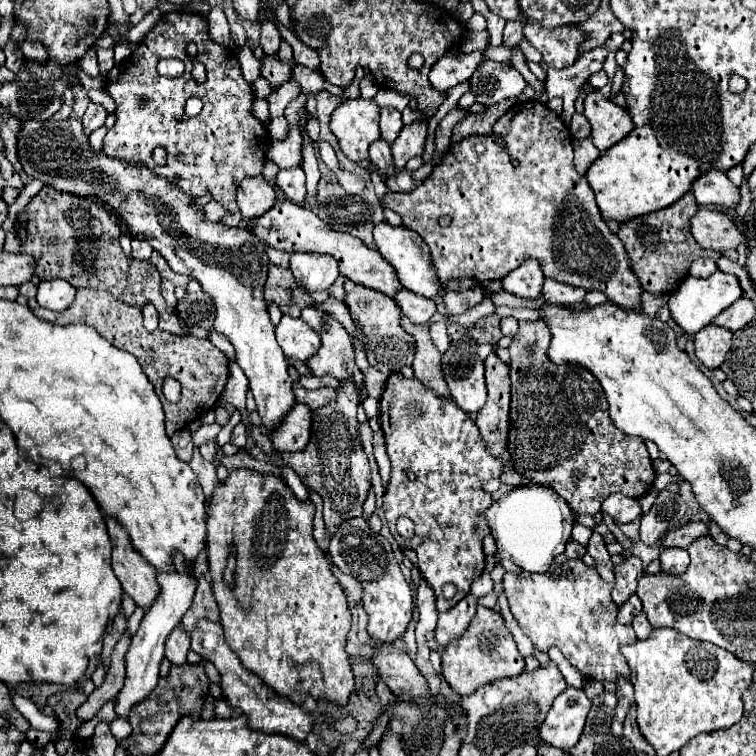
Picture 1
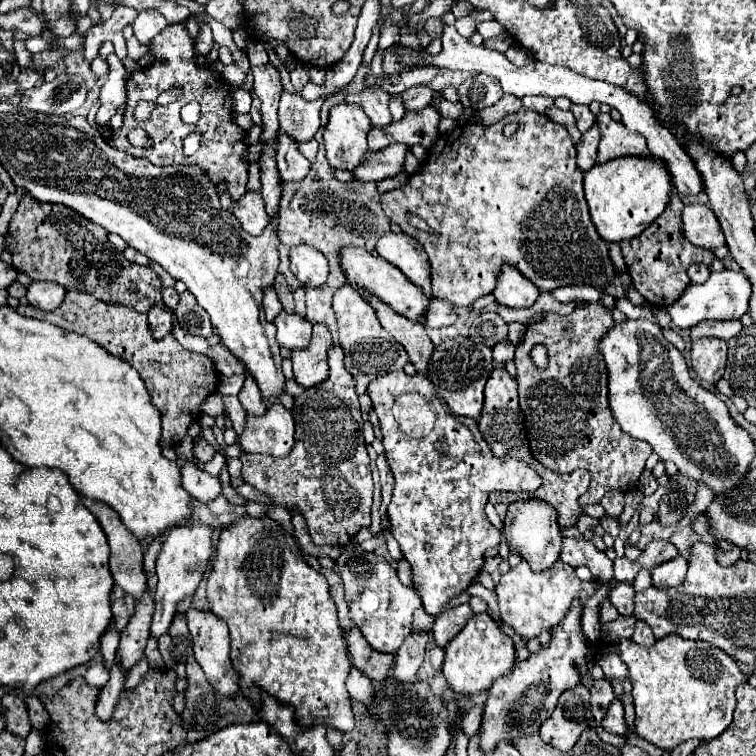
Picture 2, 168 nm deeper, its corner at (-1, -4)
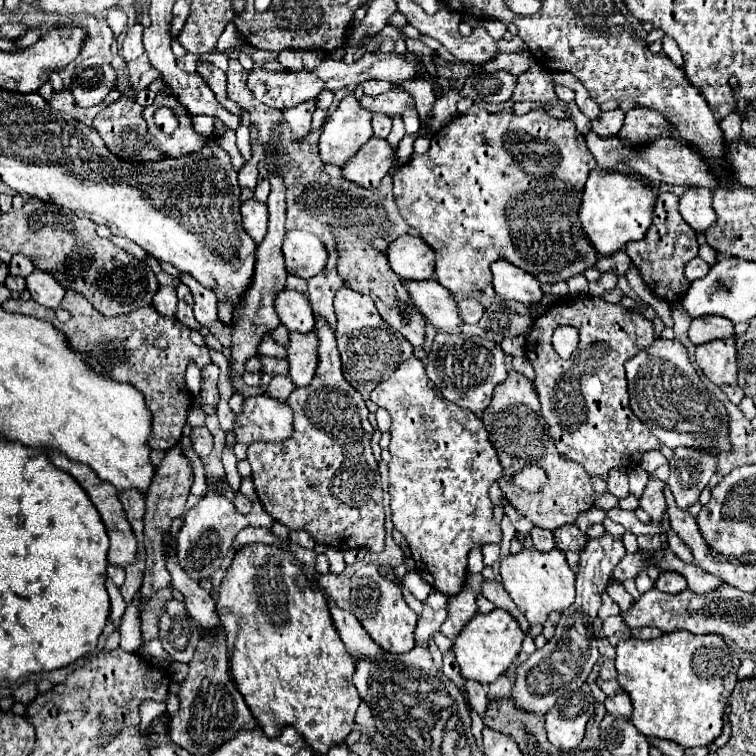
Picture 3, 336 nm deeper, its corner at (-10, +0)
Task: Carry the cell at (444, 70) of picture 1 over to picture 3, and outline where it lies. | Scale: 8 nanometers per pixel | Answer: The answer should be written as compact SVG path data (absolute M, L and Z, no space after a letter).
M396 86L394 90L380 94L380 96L362 96L360 104L362 104L362 108L366 108L370 112L384 112L394 118L394 116L400 116L414 102L408 92L404 92L400 86Z

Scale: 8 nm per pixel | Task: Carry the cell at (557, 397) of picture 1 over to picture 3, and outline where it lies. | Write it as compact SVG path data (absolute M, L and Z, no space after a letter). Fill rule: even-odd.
M582 294L550 306L532 324L532 330L528 334L526 358L536 370L534 386L542 402L542 416L550 426L550 436L556 442L560 454L580 462L590 476L602 476L606 480L608 468L614 466L634 468L640 464L642 454L646 454L648 450L658 450L660 446L660 442L656 440L656 436L652 436L646 424L642 424L634 416L628 402L626 374L624 374L624 362L636 356L636 352L650 348L652 344L654 344L654 328L650 320L646 320L636 310L628 310L622 304L610 304L604 298L590 294ZM558 326L574 326L580 334L578 348L568 360L562 360L552 348L552 334Z

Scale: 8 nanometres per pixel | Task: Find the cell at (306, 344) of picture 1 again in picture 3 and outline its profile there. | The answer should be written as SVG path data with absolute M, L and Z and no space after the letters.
M296 290L280 292L280 296L276 296L276 312L280 316L280 322L290 332L308 334L314 330L314 312L302 292Z

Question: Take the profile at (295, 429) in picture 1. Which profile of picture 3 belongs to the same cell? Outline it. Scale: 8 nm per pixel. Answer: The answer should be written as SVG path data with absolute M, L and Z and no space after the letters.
M268 394L250 396L242 404L242 414L236 416L232 432L242 444L286 440L292 436L292 410Z

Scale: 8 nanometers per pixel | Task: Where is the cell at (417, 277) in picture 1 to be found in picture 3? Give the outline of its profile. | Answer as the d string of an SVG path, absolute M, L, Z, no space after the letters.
M410 234L396 238L394 242L390 242L386 256L388 256L390 268L402 280L434 278L434 252L420 238L414 238Z

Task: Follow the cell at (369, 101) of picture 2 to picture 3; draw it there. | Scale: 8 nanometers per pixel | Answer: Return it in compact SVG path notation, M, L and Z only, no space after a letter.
M368 80L362 84L364 88L364 94L370 94L370 96L378 96L382 92L388 92L392 90L392 84L390 82L382 82L382 80Z

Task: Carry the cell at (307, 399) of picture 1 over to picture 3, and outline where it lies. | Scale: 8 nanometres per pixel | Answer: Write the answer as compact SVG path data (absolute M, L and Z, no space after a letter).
M274 376L272 382L270 382L270 386L268 386L268 396L286 402L286 398L290 396L290 392L294 388L296 386L294 386L294 382L290 378L286 378L286 376Z

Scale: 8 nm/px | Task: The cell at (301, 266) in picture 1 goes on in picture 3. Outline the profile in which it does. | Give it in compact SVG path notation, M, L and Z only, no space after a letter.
M304 230L286 232L282 254L288 274L304 280L316 276L326 266L326 250L322 242L314 234Z

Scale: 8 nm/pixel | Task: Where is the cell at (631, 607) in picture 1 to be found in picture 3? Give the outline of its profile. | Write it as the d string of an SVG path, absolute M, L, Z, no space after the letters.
M620 616L606 618L606 620L602 622L602 630L604 630L604 636L608 638L608 642L610 642L612 646L616 646L618 642L630 638L630 628L624 624L624 620L622 620Z

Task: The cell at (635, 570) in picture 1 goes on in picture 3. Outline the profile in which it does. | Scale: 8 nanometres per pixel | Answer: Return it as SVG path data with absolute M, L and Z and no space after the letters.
M608 582L608 588L606 588L606 594L620 606L622 612L626 612L632 604L634 604L634 598L624 590L624 586L620 582Z

